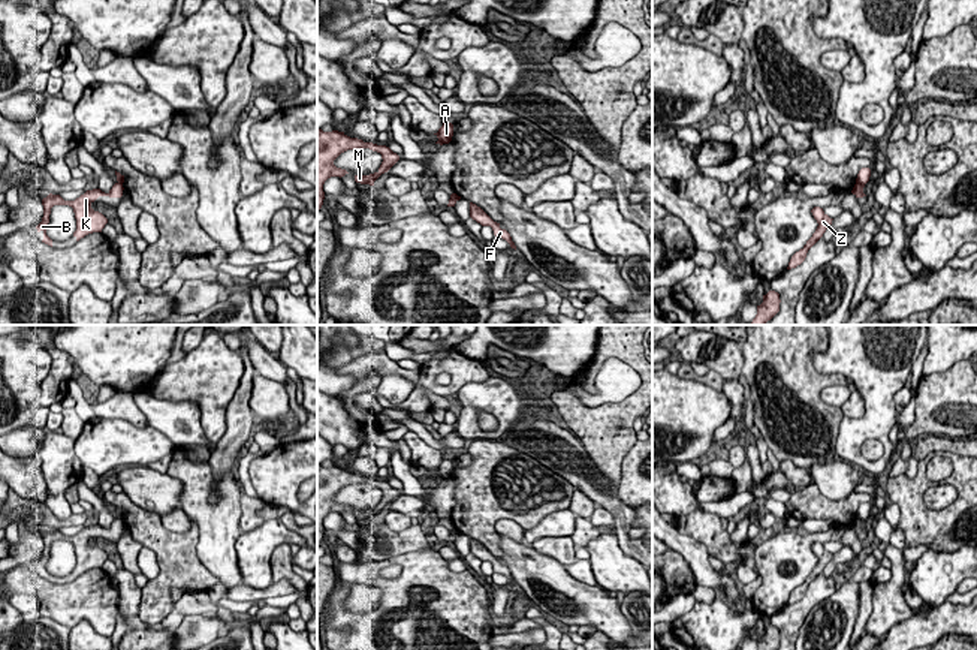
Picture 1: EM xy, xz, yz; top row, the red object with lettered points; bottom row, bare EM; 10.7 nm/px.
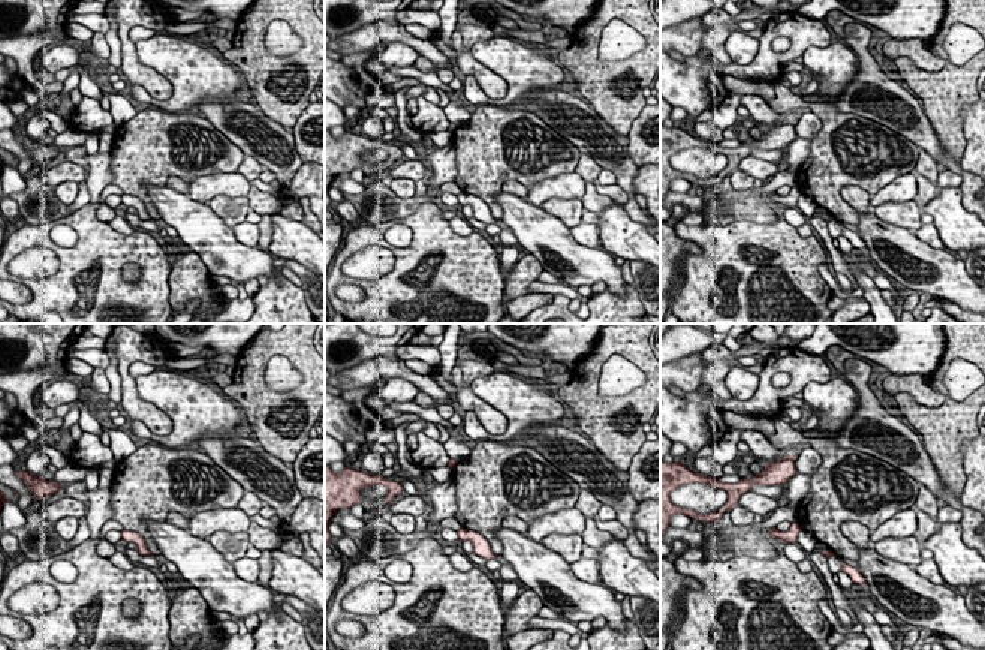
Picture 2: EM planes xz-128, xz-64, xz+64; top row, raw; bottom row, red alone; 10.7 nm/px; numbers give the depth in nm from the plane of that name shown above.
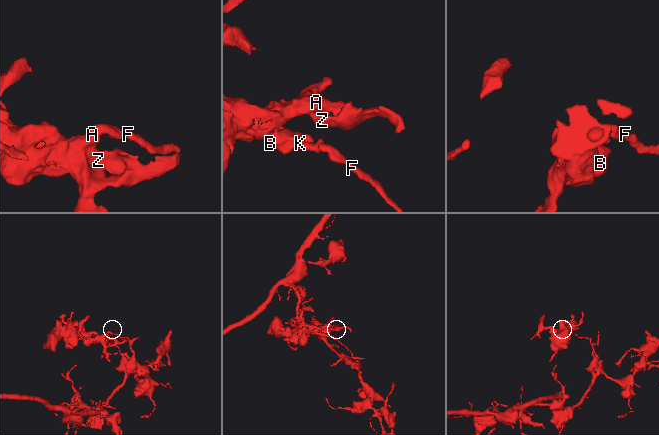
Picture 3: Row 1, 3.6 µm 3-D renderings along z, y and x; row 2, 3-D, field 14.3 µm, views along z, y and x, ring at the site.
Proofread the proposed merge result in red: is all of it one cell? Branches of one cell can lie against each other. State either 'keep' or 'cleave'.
cleave

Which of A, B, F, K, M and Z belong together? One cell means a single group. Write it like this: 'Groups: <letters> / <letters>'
Groups: A B K M Z / F

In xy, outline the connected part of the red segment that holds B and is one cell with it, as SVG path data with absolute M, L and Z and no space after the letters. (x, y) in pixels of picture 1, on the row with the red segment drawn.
M115 183L108 193L102 192L100 189L93 189L87 190L75 201L64 201L60 195L49 193L46 198L42 199L43 217L42 222L36 226L37 232L43 232L42 243L52 247L52 240L46 235L46 226L49 223L49 214L54 205L69 205L73 208L76 219L76 231L73 232L73 237L76 238L76 241L79 241L88 234L102 232L102 229L108 223L108 219L102 213L94 211L91 208L91 204L99 196L121 198L123 190L123 183Z

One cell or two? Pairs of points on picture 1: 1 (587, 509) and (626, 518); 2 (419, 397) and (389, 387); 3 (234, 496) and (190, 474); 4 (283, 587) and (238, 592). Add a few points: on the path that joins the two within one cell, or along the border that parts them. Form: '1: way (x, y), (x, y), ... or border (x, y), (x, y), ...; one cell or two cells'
1: border (576, 487), (596, 505); two cells
2: border (415, 388), (404, 400), (394, 405); two cells
3: way (219, 508), (208, 508), (196, 496), (196, 488); one cell
4: way (273, 590), (249, 593); one cell

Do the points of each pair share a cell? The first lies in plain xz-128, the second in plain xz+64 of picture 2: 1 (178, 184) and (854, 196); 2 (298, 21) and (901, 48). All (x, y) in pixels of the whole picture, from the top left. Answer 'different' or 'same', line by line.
1: same
2: different

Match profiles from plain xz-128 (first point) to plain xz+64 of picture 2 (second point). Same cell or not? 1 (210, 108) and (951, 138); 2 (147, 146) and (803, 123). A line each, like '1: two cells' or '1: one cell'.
1: two cells
2: two cells

